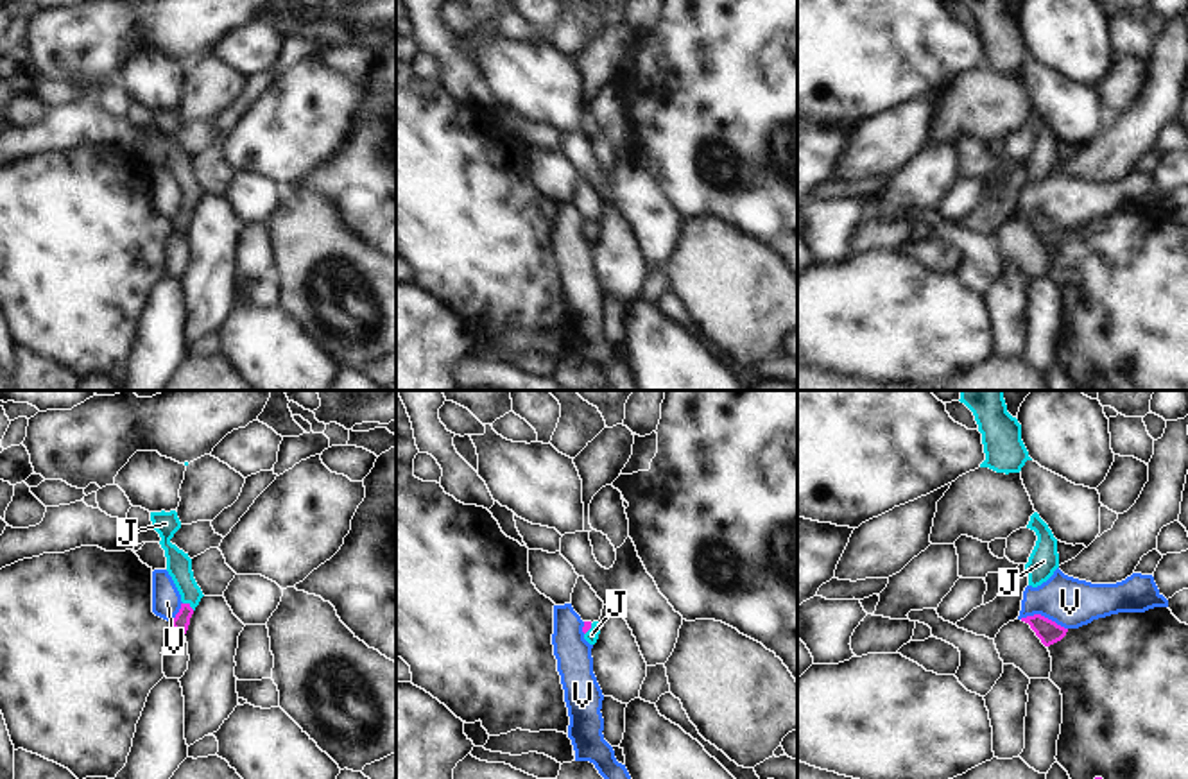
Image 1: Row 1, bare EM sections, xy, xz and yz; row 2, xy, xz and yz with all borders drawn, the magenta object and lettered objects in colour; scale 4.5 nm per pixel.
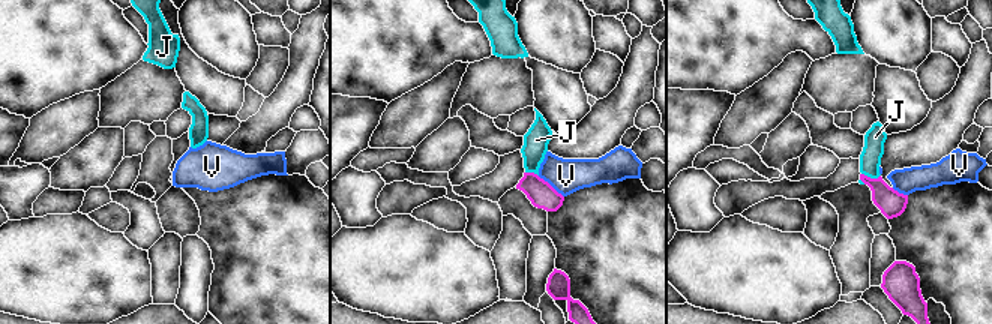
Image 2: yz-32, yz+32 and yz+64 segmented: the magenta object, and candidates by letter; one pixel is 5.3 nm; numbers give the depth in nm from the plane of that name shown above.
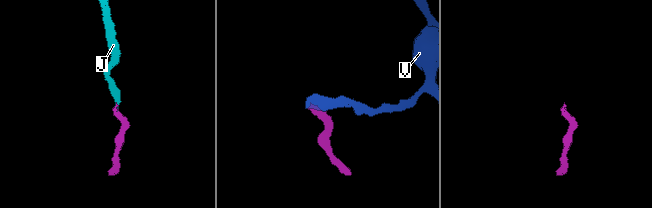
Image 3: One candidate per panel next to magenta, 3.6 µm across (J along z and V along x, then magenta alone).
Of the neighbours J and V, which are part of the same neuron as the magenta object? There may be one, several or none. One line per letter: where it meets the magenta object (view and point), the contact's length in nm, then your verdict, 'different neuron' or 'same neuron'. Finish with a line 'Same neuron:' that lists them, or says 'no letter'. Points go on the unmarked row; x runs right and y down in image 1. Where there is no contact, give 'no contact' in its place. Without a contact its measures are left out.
J: contact xy (189, 203); length 70 nm; same neuron
V: contact yz (1043, 215); length 220 nm; different neuron
Same neuron: J

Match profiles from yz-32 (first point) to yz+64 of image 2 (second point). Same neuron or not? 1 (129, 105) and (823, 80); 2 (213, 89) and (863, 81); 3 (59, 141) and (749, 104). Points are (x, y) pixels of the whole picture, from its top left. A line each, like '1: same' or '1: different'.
1: same
2: different
3: same

